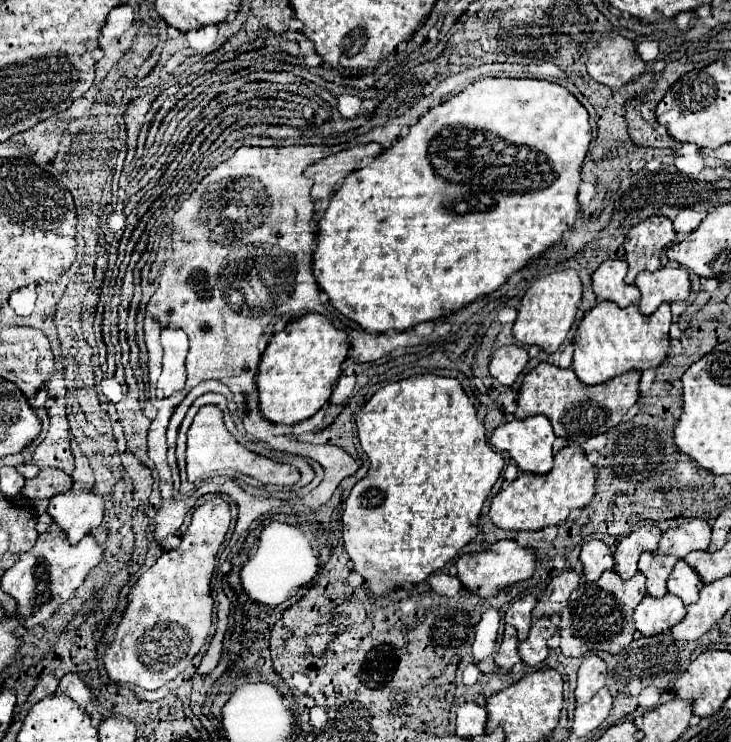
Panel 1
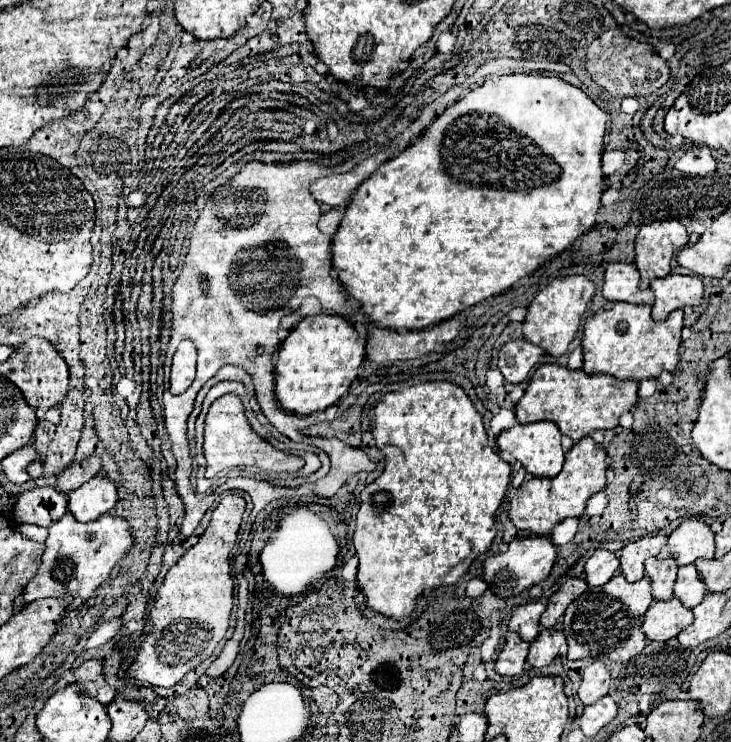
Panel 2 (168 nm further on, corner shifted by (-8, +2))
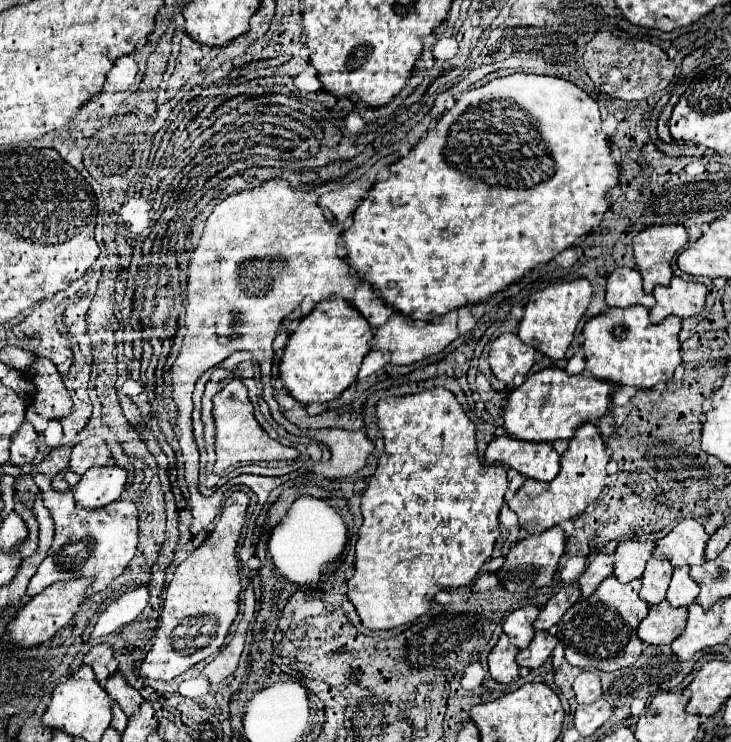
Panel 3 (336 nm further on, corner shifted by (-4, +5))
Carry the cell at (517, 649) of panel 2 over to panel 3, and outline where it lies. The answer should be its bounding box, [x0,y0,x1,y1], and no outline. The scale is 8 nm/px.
[489,634,519,684]

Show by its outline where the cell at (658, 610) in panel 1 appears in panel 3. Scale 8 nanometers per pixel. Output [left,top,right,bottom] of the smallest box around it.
[637,600,687,646]

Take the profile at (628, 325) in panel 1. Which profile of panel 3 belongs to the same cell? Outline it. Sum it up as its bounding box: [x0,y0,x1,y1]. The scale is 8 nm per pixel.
[583,308,681,388]

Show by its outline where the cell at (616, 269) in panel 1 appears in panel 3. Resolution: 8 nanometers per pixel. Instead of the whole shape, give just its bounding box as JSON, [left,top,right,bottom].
[607,268,655,308]

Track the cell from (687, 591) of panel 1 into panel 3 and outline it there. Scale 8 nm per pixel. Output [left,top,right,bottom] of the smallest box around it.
[667,566,699,606]

